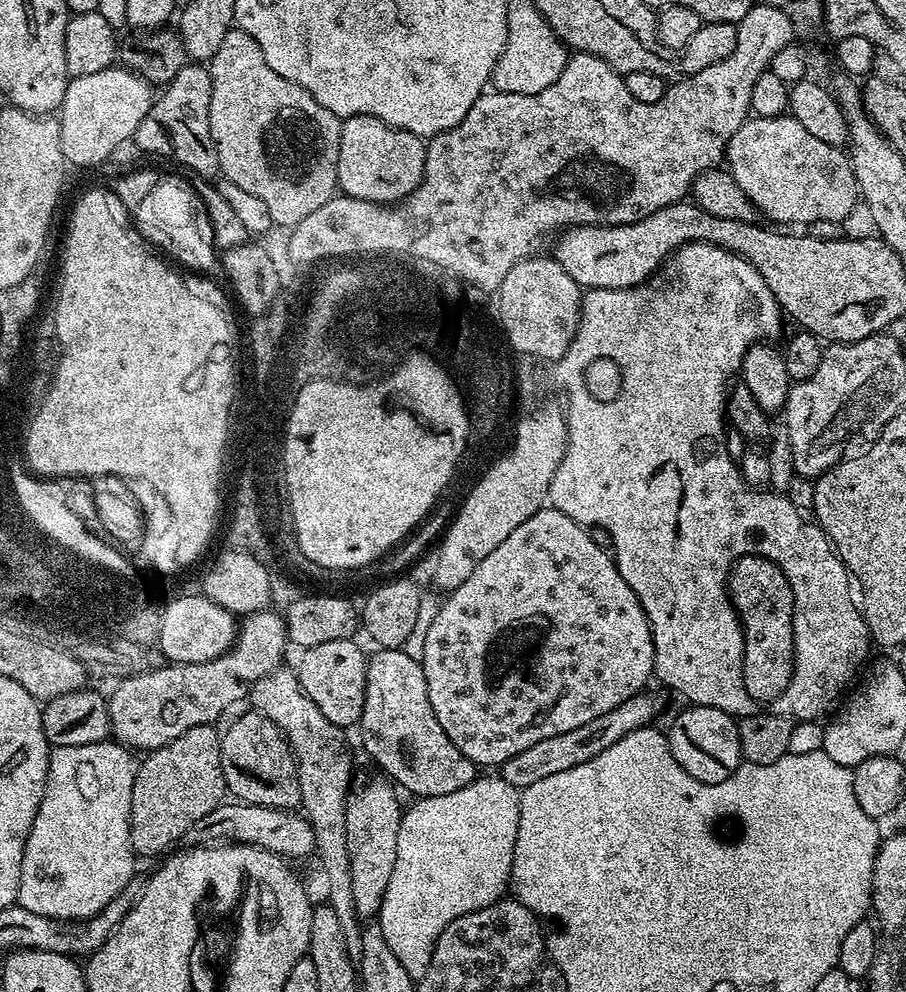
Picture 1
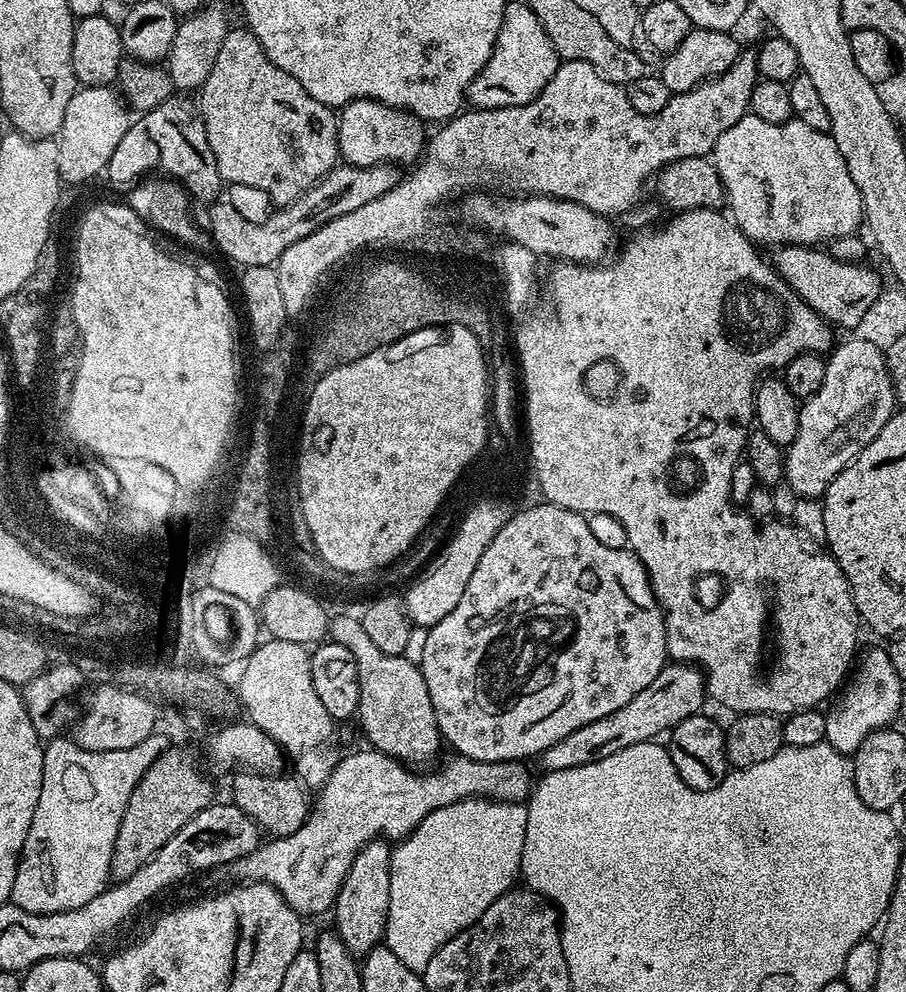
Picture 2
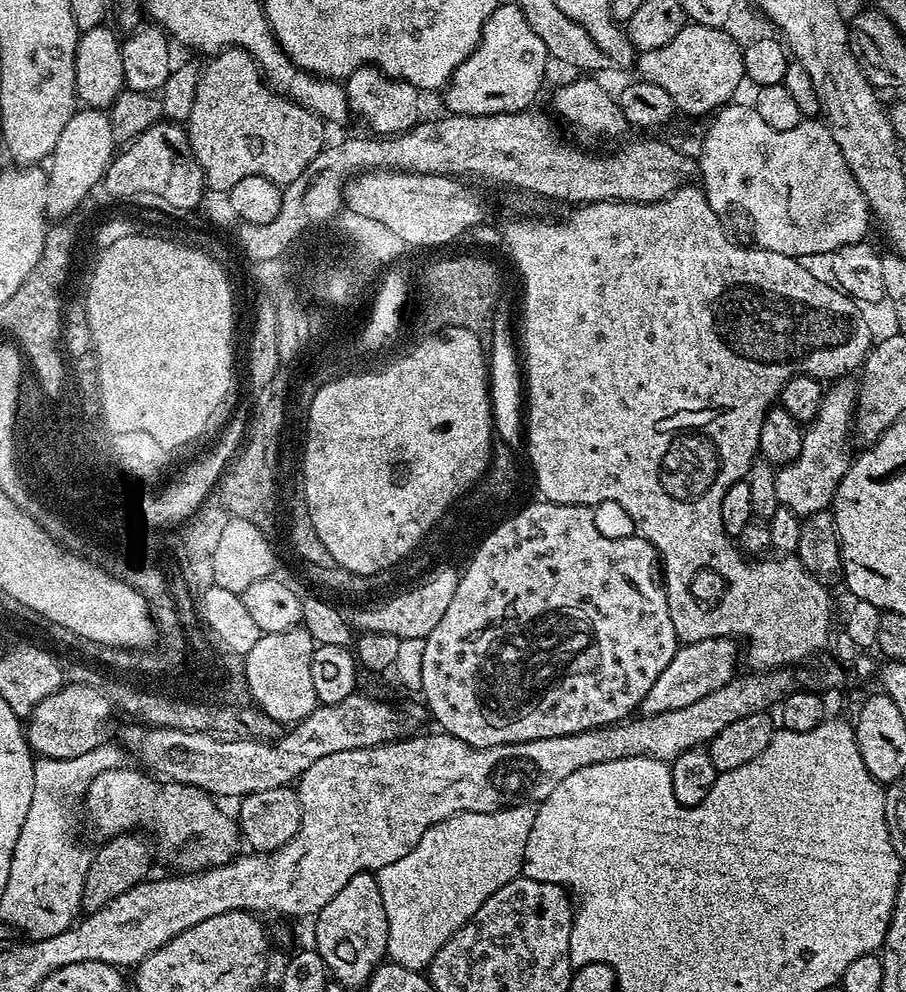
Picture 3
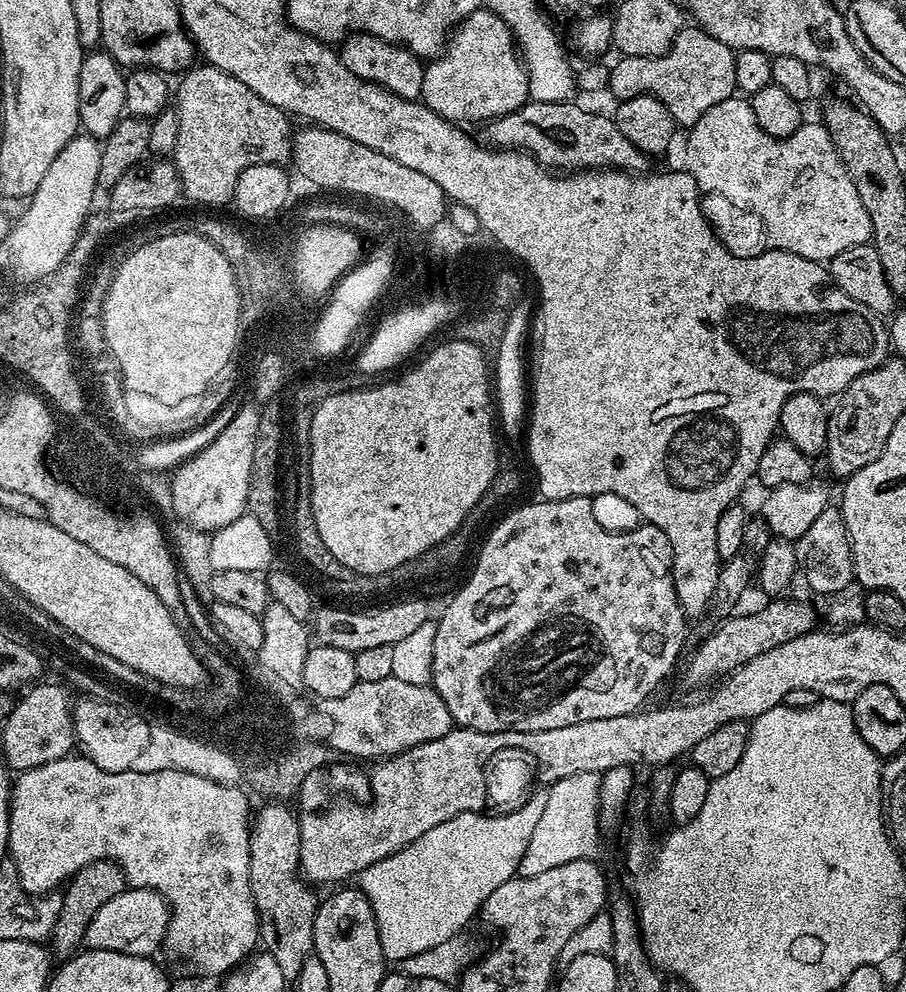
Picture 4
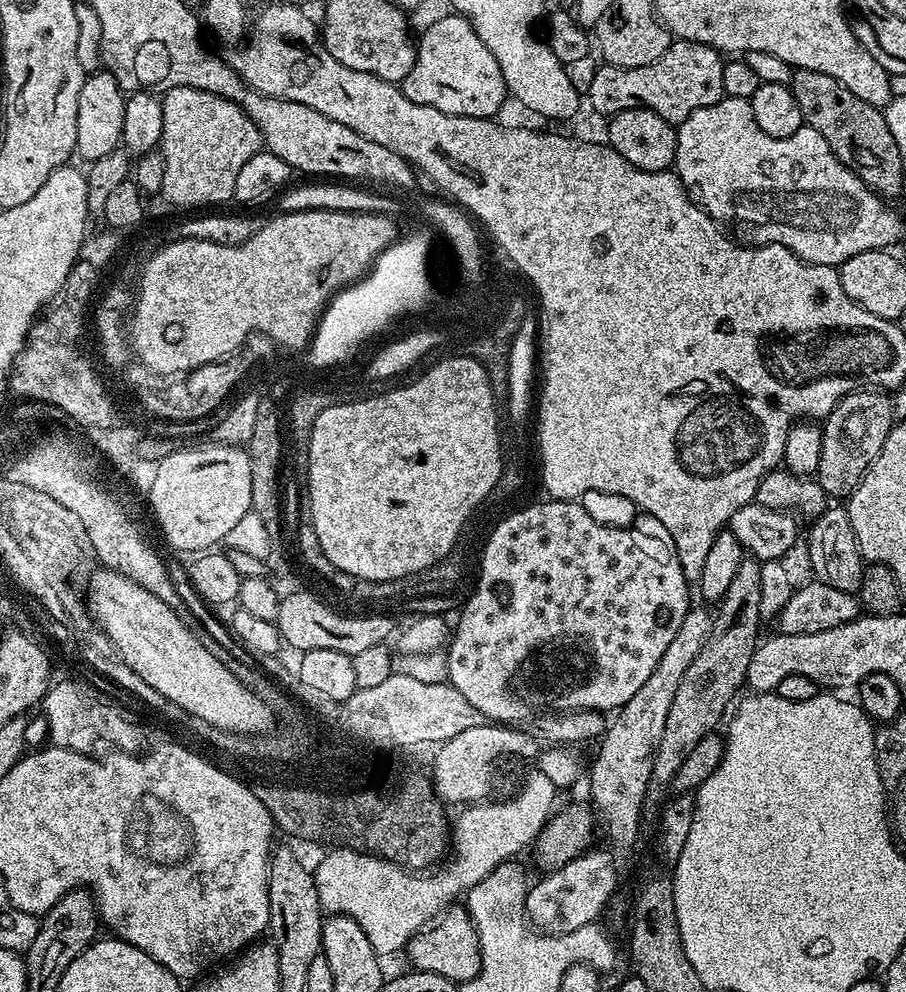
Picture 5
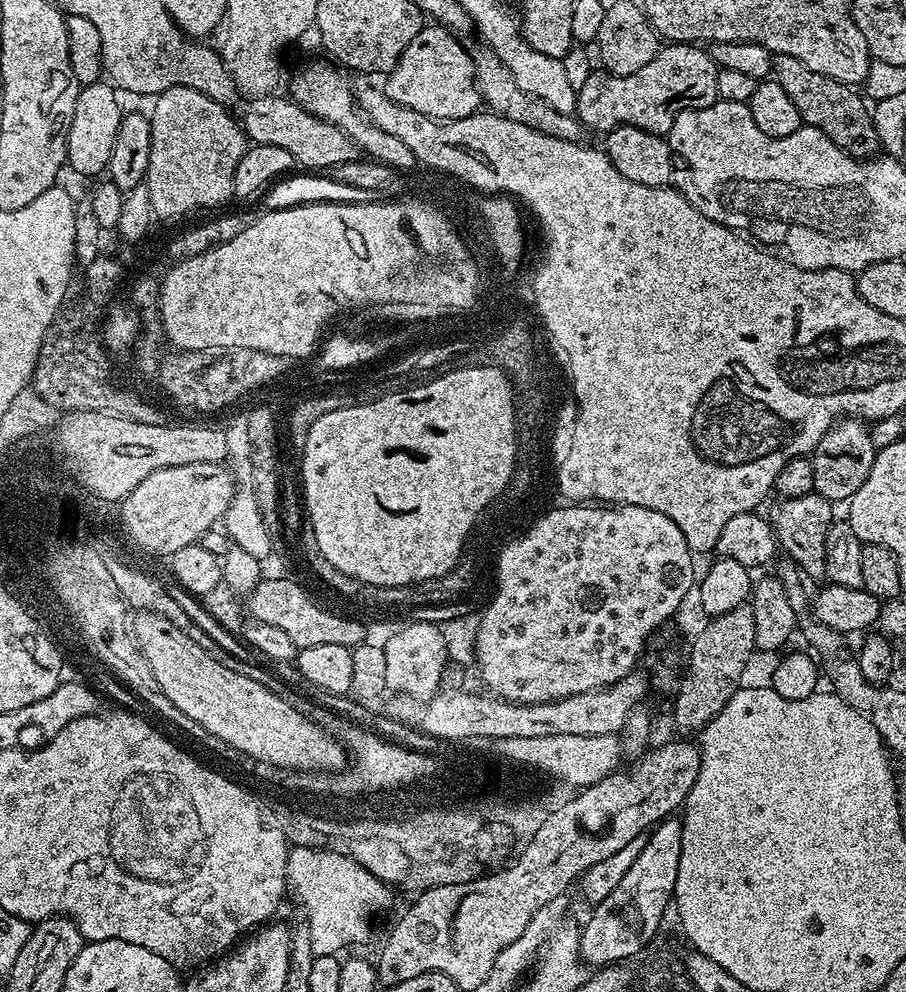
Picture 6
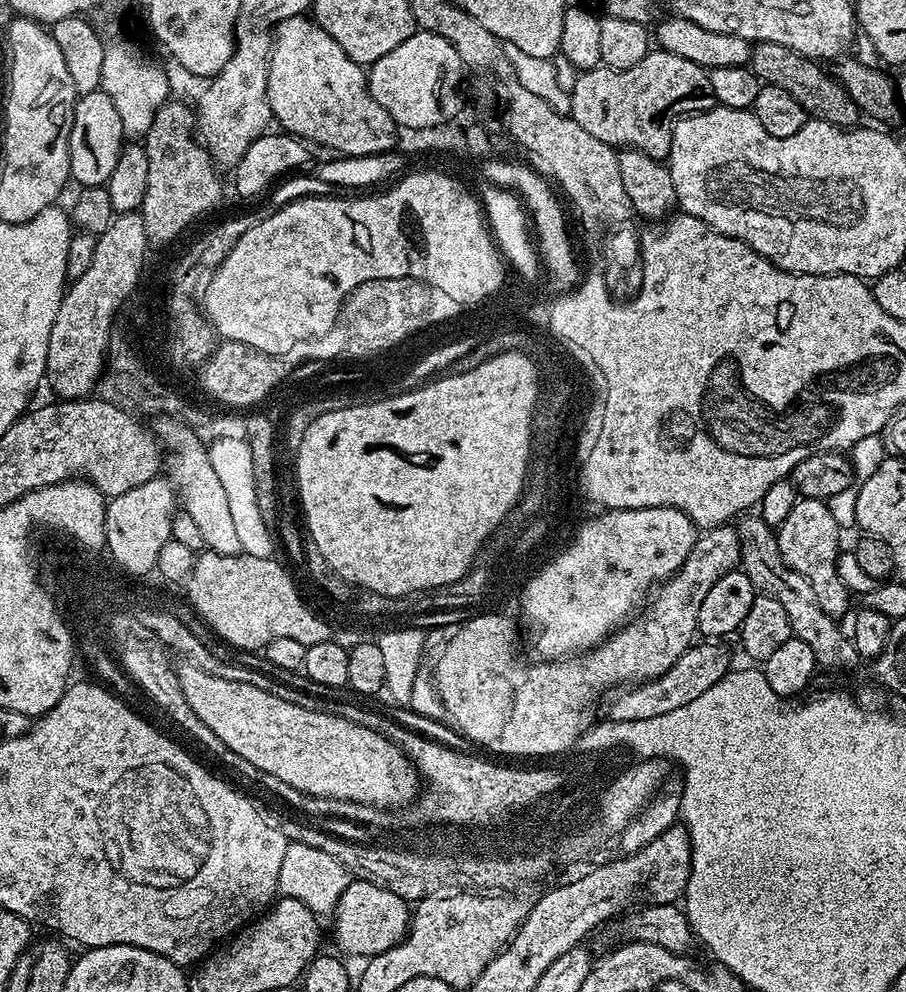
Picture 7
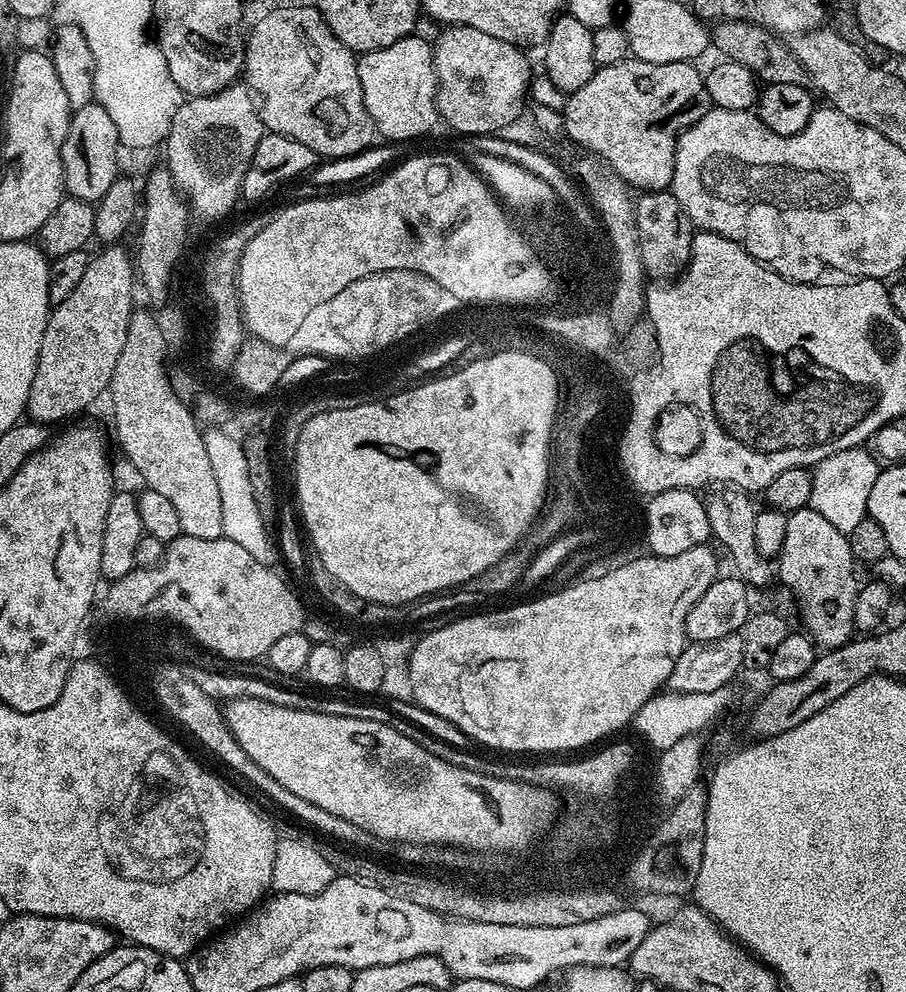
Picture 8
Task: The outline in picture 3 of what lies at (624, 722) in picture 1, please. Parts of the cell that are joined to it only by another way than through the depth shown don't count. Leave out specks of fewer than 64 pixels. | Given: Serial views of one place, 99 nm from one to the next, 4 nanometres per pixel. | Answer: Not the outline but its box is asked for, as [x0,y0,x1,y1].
[639,636,737,716]

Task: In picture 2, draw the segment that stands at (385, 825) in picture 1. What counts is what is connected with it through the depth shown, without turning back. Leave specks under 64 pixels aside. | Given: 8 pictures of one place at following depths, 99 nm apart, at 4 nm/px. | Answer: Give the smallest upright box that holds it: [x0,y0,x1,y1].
[334,839,392,958]

